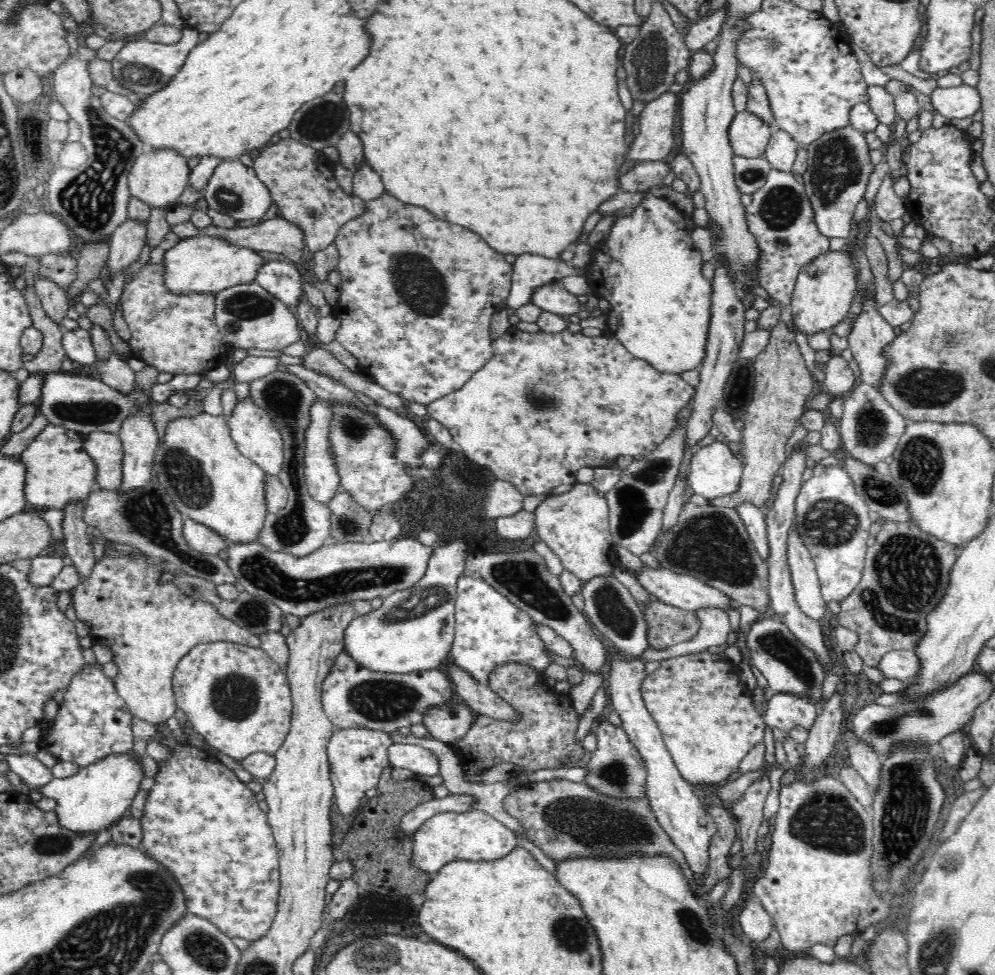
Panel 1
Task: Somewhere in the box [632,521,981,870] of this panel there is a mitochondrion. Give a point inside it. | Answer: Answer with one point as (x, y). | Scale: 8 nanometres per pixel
(910, 569)

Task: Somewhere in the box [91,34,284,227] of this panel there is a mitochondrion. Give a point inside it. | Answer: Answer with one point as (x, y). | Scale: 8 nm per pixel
(138, 74)

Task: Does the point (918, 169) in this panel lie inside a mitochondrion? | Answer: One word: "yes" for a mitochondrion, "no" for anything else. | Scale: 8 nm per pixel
no

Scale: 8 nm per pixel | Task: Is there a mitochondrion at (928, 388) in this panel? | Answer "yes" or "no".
yes

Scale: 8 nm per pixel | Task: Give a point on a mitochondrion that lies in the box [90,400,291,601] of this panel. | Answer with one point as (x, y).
(149, 516)

